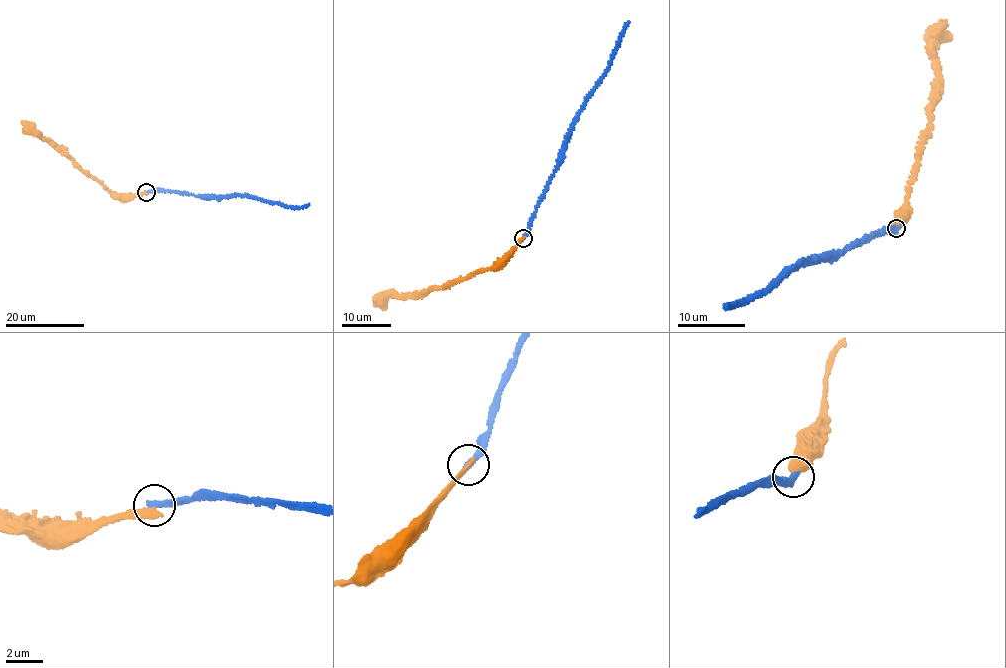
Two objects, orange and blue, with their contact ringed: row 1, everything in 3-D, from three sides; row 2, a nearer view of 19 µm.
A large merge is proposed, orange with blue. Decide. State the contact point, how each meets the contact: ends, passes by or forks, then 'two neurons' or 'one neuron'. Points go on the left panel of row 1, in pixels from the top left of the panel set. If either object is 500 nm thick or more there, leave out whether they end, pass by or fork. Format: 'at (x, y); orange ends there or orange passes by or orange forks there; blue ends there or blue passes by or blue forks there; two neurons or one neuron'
at (146, 192); orange ends there; blue ends there; two neurons

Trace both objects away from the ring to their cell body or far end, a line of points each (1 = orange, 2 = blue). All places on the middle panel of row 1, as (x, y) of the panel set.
1: (523, 238), (494, 267), (440, 288), (414, 295), (393, 293), (373, 302)
2: (523, 238), (557, 165), (569, 129), (608, 68), (629, 20)

